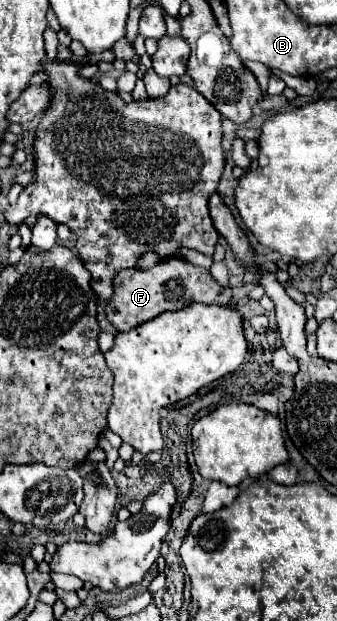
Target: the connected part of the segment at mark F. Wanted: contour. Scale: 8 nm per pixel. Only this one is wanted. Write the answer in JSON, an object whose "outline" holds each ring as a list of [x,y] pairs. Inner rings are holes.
{"outline":[[[180,257],[162,259],[152,269],[124,269],[114,279],[114,299],[106,303],[106,317],[118,331],[130,331],[160,313],[178,311],[190,303],[228,305],[232,299],[230,287],[222,287],[212,279],[208,269],[196,267]]]}

